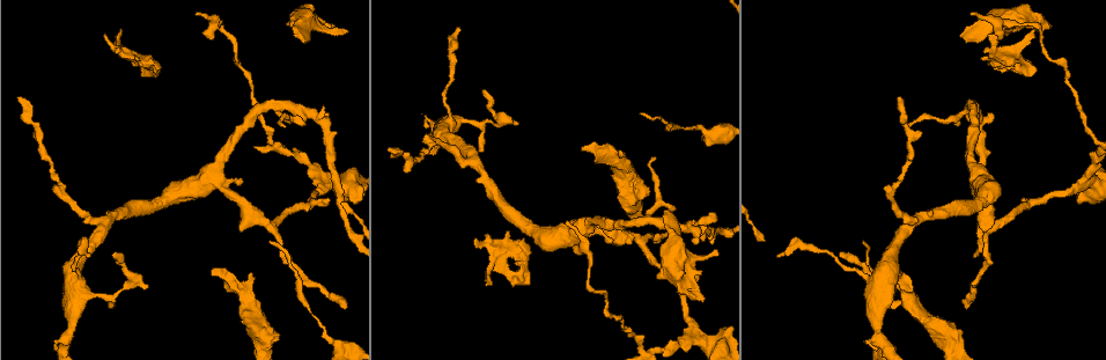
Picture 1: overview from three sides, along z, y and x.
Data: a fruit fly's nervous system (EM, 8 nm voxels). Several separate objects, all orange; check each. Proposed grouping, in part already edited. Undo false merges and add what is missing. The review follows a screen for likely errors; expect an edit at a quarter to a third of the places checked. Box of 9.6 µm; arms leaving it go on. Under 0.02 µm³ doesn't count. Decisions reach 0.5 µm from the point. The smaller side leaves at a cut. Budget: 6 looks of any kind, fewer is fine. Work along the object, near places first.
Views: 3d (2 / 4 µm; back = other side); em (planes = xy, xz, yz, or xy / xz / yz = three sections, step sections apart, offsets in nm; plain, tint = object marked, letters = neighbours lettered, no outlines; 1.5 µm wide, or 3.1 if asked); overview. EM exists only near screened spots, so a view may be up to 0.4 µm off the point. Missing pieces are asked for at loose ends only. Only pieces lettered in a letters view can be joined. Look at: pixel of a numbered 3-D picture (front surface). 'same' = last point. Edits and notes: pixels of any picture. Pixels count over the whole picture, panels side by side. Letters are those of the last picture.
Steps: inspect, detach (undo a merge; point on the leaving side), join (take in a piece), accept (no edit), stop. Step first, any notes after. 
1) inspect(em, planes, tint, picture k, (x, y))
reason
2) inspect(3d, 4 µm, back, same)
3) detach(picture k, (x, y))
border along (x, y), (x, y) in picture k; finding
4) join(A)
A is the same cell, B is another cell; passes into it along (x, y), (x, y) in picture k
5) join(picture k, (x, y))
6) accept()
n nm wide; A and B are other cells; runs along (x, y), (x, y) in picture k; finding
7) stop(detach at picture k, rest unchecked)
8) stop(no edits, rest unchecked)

inspect(3d, 4 µm, picture 1, (389, 147))
thin end

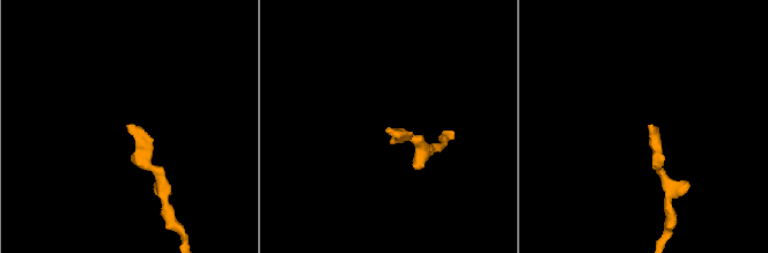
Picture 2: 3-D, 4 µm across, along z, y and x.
inspect(em, yz, step 4, tint, picture 2, (387, 128))

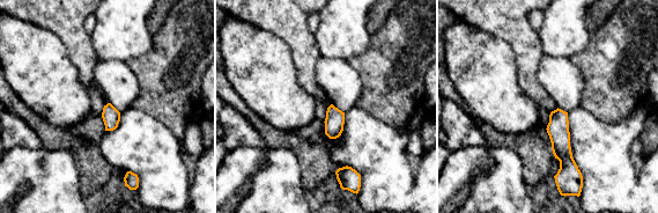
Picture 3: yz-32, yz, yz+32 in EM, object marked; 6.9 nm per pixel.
inspect(em, planes, letters, same)
another direction

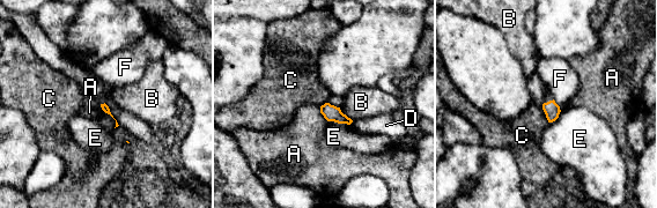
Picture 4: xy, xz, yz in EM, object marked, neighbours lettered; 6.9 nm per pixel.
accept()
A, B, C, D, E and F are other cells; border along (100, 104), (115, 120), (115, 127) in picture 4; no lettered piece goes on from it

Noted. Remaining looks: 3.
inspect(em, yz, step 8, tint, picture 1, (665, 210))
an open end

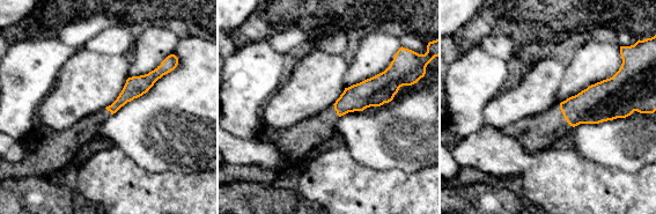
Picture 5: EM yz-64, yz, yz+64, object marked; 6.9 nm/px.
inspect(em, planes, letters, same)

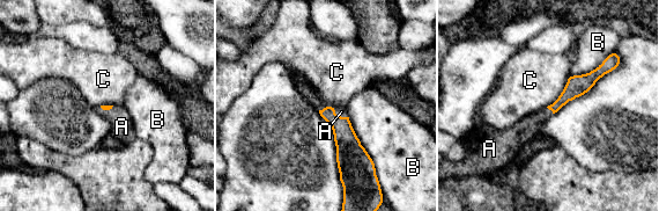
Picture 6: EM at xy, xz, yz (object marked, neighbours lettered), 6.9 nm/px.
join(A)
B touches over 440 nm; A is the same cell, B and C are other cells; passes into it along (348, 146), (338, 115), (341, 111) in picture 6; the cell continues

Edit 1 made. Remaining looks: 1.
stop(join at picture 6, rest unchecked)

